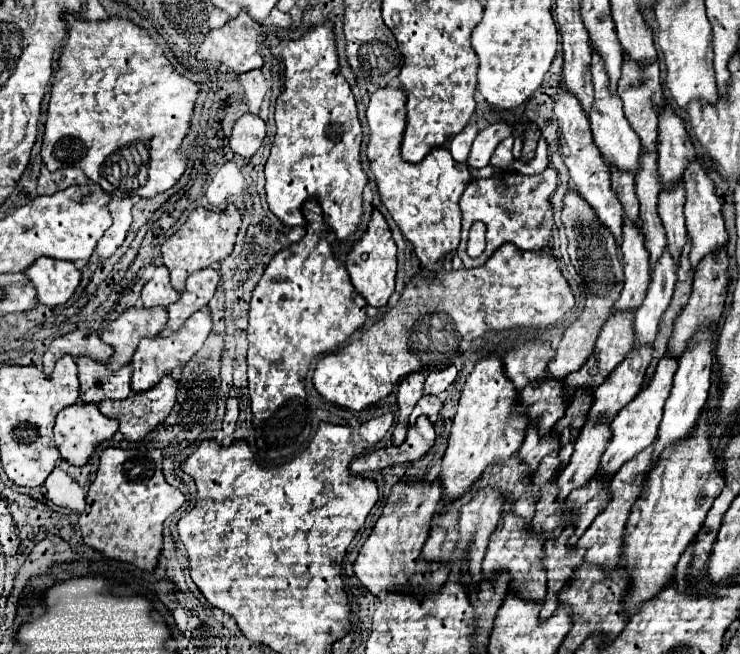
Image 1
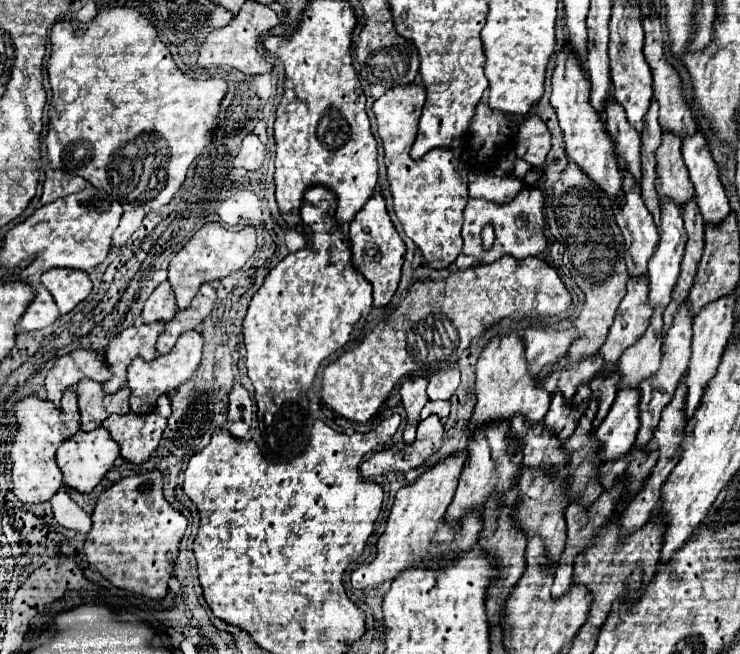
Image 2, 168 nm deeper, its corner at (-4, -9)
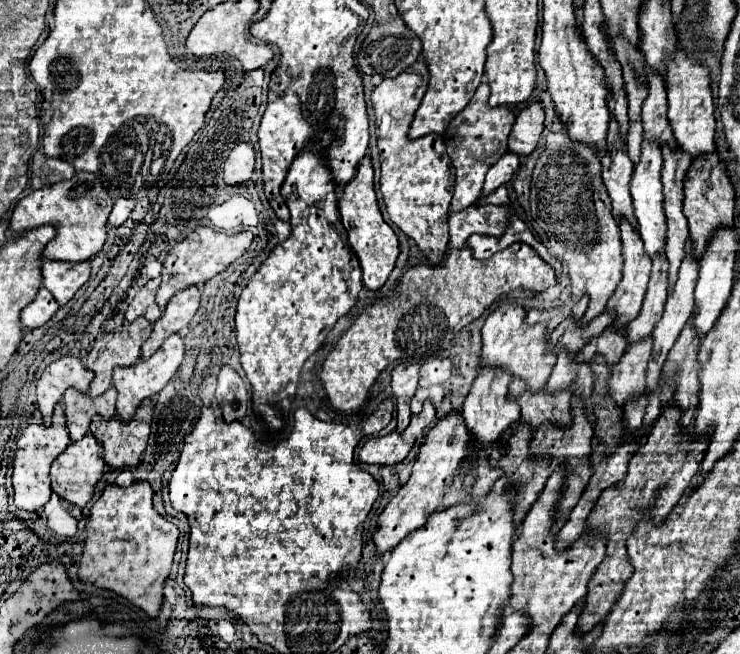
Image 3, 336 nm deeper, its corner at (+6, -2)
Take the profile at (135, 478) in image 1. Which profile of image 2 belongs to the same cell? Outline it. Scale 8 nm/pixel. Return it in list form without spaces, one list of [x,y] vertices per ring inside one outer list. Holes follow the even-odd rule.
[[[160,471],[124,477],[106,489],[96,503],[92,521],[94,525],[84,545],[90,569],[98,571],[118,589],[126,589],[154,601],[164,599],[188,521],[164,499]]]

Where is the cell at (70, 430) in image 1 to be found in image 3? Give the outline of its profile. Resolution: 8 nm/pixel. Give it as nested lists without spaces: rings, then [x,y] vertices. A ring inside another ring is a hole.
[[[86,434],[86,436],[84,436],[82,440],[78,440],[78,442],[70,442],[68,448],[52,462],[52,470],[50,470],[52,490],[54,490],[60,498],[64,498],[64,500],[68,500],[68,502],[72,502],[72,504],[84,508],[86,502],[92,498],[92,492],[94,492],[96,482],[98,482],[98,480],[102,478],[102,474],[104,474],[104,460],[102,460],[100,454],[102,454],[100,440],[94,438],[92,434]]]

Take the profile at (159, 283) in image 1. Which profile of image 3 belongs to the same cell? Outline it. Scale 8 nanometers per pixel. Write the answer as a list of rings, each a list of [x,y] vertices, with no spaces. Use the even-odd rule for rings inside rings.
[[[152,278],[146,282],[146,286],[136,294],[136,298],[130,302],[128,310],[126,310],[126,320],[132,322],[138,316],[144,316],[150,322],[156,322],[162,314],[162,310],[156,304],[156,292],[160,286],[160,278]]]

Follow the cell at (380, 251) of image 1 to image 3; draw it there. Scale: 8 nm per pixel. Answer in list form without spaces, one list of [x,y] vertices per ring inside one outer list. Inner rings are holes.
[[[366,156],[360,162],[354,180],[344,188],[344,192],[338,200],[338,210],[340,210],[340,216],[342,216],[342,224],[348,232],[348,242],[350,242],[350,246],[352,246],[352,250],[358,256],[358,262],[362,266],[364,286],[368,290],[378,290],[388,280],[388,276],[394,268],[394,262],[398,258],[398,238],[380,214],[372,174],[374,174],[372,172],[372,162],[370,162],[370,156]]]

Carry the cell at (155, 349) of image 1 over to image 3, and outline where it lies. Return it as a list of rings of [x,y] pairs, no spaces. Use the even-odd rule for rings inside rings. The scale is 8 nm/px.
[[[172,334],[148,360],[142,358],[134,366],[116,366],[112,380],[114,380],[114,386],[118,390],[118,404],[116,404],[118,416],[124,422],[128,422],[144,398],[158,394],[170,382],[170,378],[178,372],[182,358],[184,358],[184,340],[180,334]]]

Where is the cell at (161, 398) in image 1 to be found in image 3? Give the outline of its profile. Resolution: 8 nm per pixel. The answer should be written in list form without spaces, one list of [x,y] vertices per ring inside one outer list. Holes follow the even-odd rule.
[[[146,398],[136,410],[130,422],[122,422],[120,418],[92,418],[90,432],[104,446],[104,462],[112,468],[134,468],[140,462],[142,452],[146,450],[150,422],[154,414],[154,404]]]

